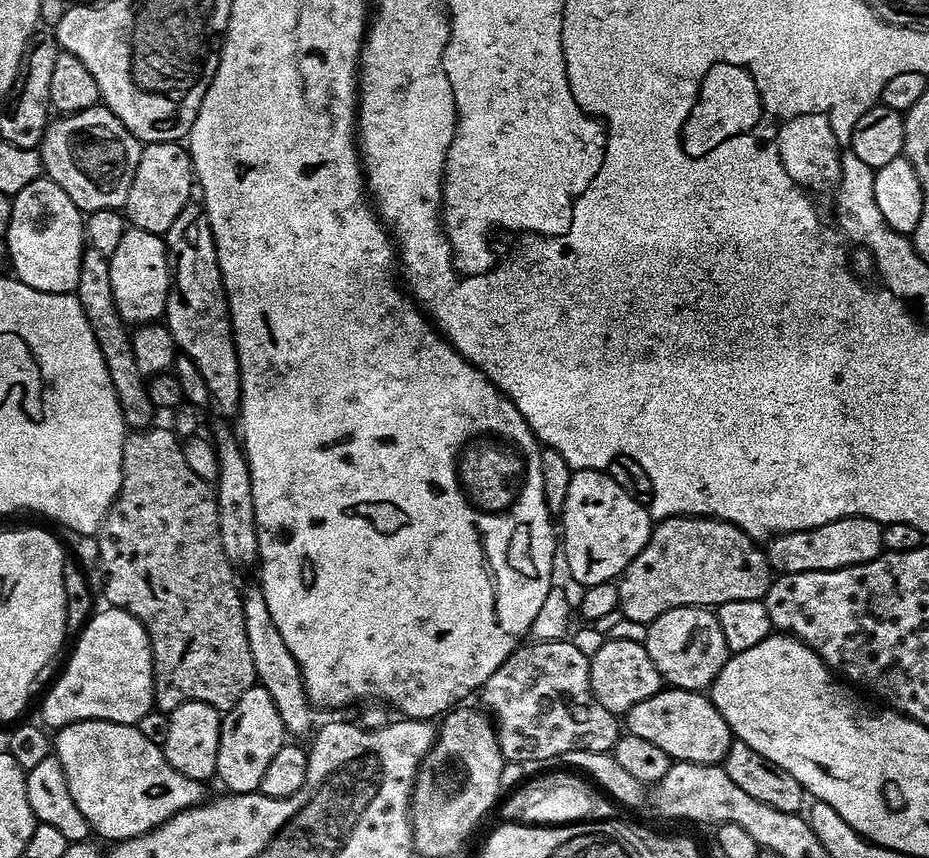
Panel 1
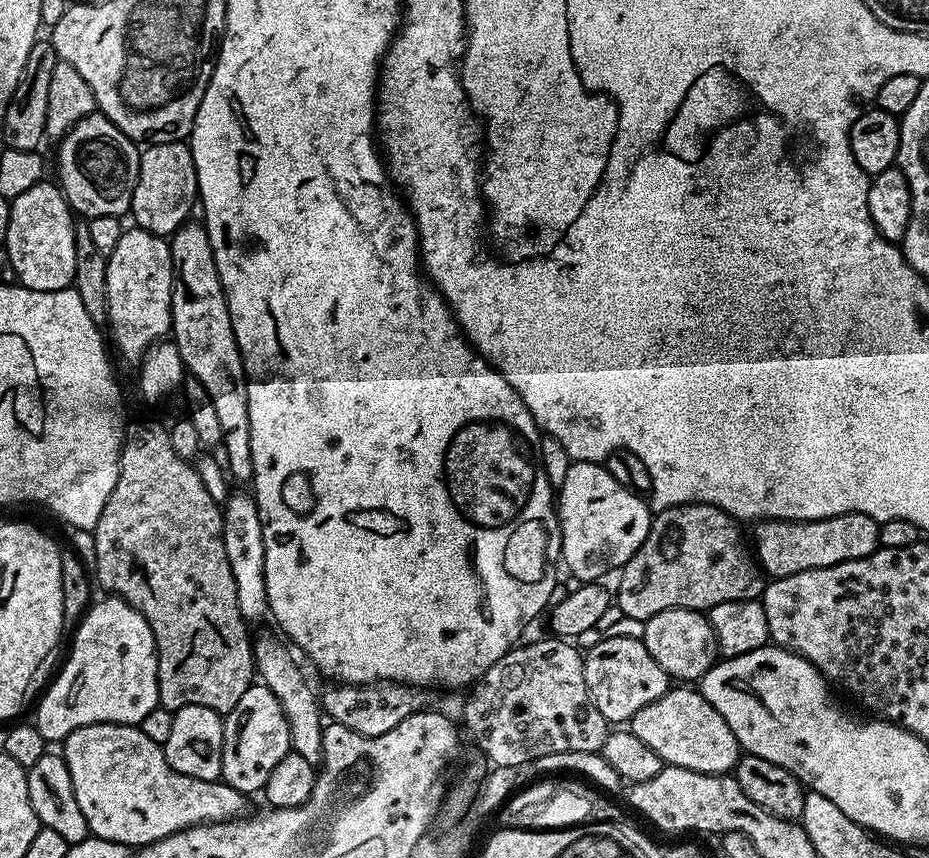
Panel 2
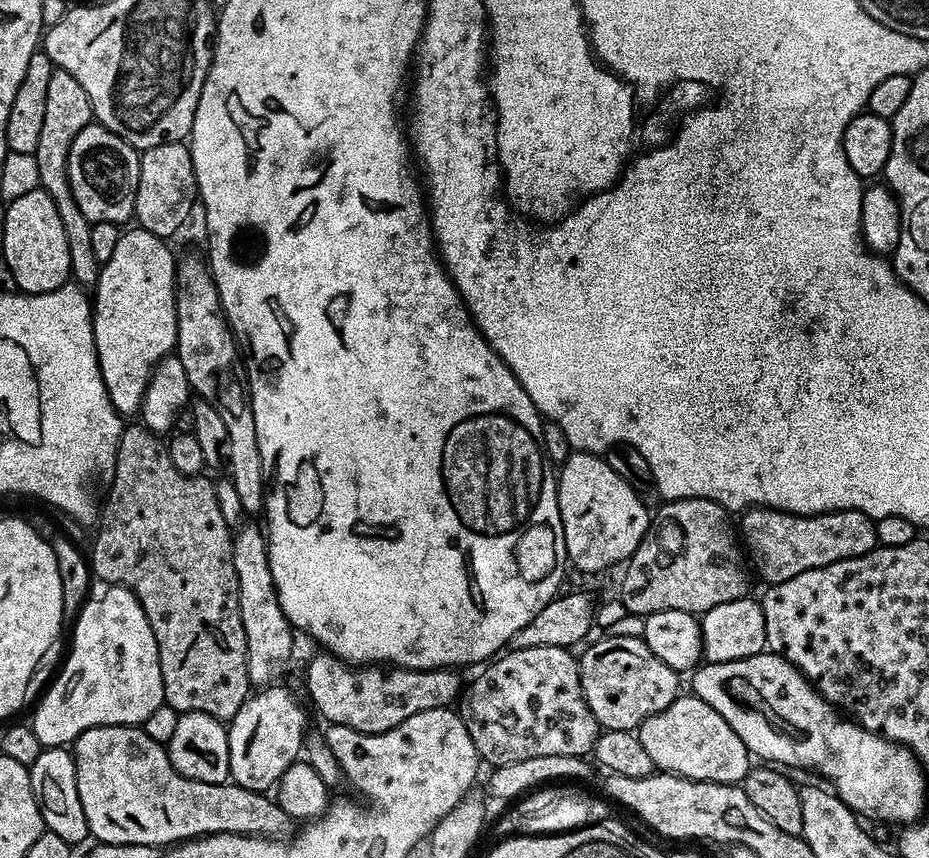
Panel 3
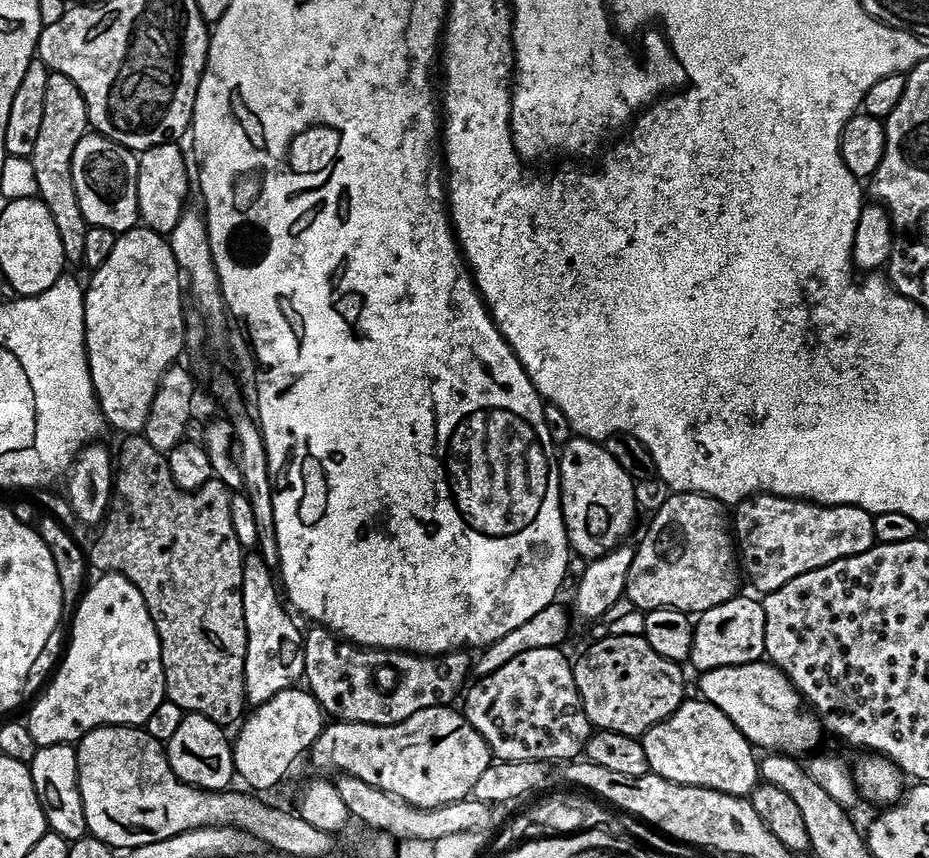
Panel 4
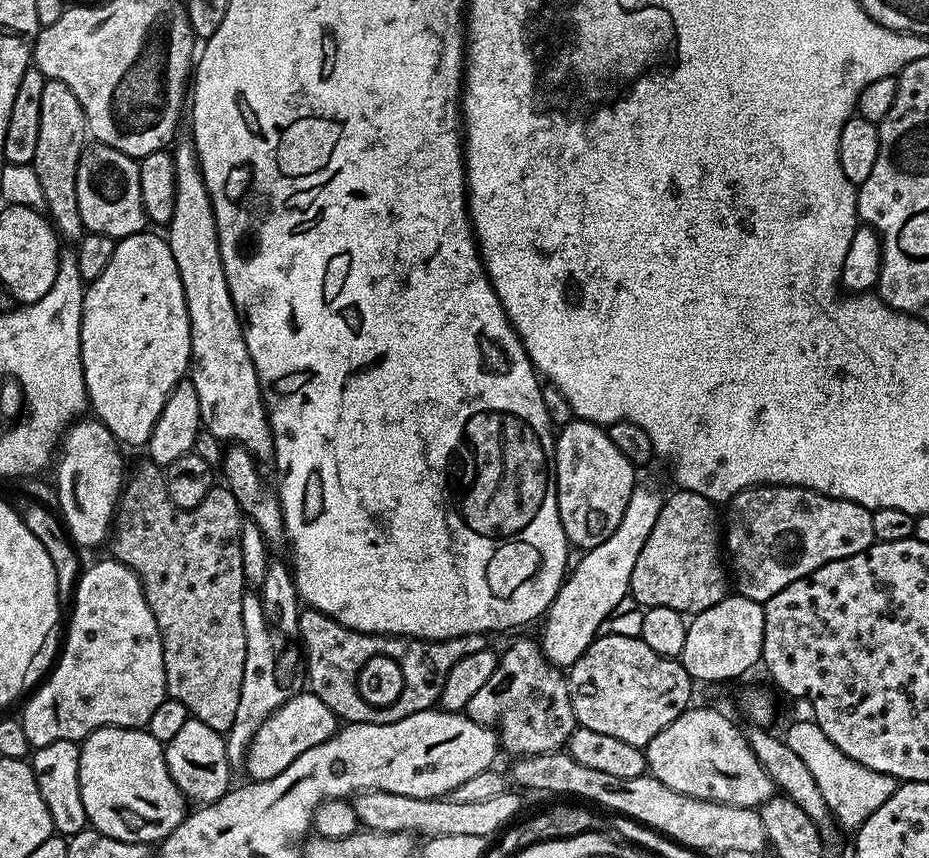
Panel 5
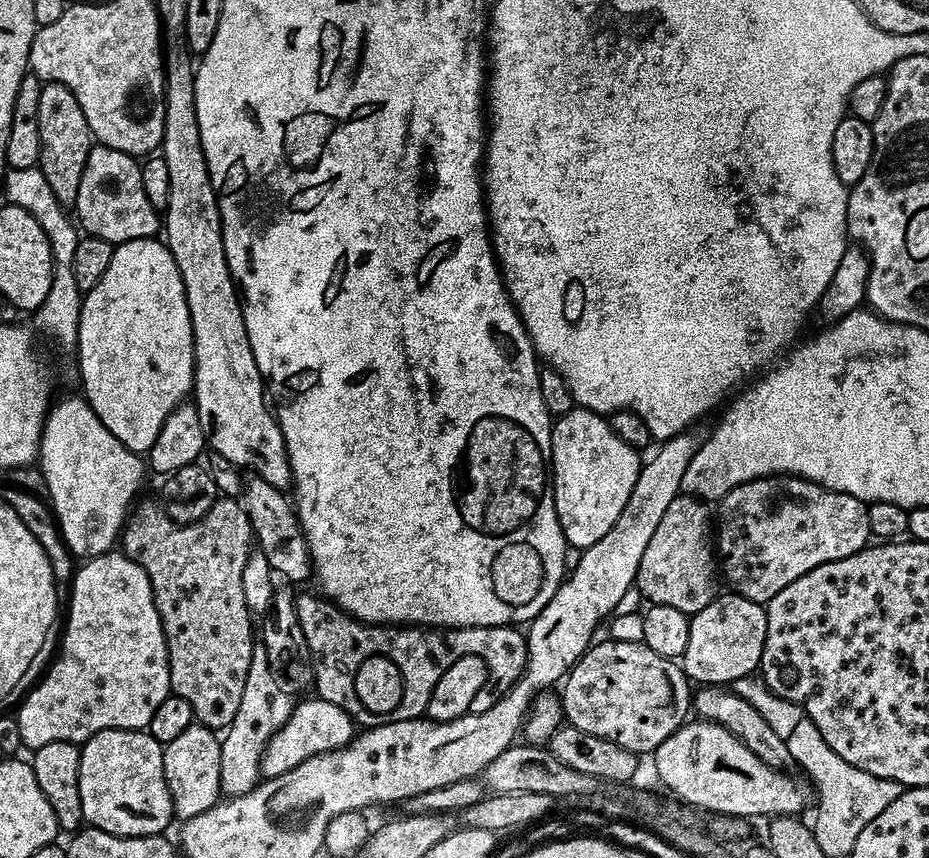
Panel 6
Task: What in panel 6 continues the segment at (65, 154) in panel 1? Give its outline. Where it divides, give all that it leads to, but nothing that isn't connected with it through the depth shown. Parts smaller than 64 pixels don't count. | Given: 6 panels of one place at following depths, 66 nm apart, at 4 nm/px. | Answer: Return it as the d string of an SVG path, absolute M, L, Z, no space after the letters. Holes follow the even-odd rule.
M102 143L92 147L86 158L86 170L82 170L82 186L78 186L78 198L74 205L75 219L79 227L80 224L84 227L83 231L87 235L108 240L115 246L138 238L155 237L161 231L162 216L158 209L147 201L140 173L141 165L137 157L127 156L122 150L114 150Z

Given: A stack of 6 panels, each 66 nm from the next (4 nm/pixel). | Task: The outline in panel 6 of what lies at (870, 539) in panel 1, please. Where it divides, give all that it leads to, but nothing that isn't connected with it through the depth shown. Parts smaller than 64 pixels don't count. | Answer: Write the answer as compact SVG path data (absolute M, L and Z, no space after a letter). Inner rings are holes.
M764 476L760 480L751 480L745 484L739 484L734 490L730 490L724 495L719 501L718 507L720 507L720 521L717 519L714 524L714 548L718 553L718 564L722 569L723 579L724 576L728 579L728 584L732 587L729 589L735 595L750 598L756 604L767 605L768 600L774 598L774 594L778 594L778 590L790 586L790 582L802 578L802 574L806 574L826 562L834 562L838 558L846 558L850 554L860 552L870 540L868 509L865 501L854 498L845 492L835 492L829 488L824 488L821 484L816 484L812 480L804 480L801 476Z

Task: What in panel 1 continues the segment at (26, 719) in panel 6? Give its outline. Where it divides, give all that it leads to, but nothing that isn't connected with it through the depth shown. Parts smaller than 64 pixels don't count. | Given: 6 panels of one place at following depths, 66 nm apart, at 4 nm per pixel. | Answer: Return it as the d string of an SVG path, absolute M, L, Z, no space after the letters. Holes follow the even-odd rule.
M123 608L105 609L81 630L64 673L44 696L39 719L49 729L59 730L75 720L109 720L136 726L146 713L153 711L154 669L148 632L138 618Z

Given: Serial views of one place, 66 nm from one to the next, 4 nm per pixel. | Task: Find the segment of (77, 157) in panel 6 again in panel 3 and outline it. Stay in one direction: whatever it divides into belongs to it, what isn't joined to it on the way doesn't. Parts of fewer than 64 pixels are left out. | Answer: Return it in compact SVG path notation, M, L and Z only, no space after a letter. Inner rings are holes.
M53 67L46 89L46 115L42 121L42 130L38 134L38 146L34 155L38 164L39 187L43 188L46 194L50 194L50 198L54 198L54 206L58 206L58 214L62 218L62 230L66 230L66 246L70 246L71 279L80 286L95 285L102 266L98 258L94 258L94 250L91 249L90 230L93 223L86 218L86 214L82 214L72 193L68 159L74 138L78 138L82 129L93 123L93 120L90 98L86 98L86 90L82 90L78 78L66 74L66 70Z

